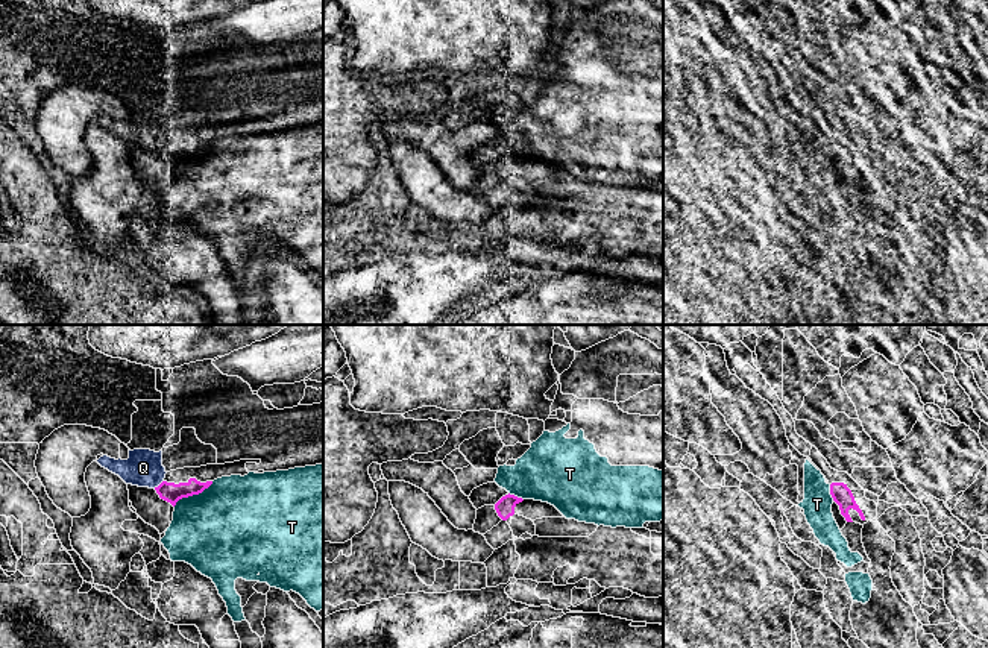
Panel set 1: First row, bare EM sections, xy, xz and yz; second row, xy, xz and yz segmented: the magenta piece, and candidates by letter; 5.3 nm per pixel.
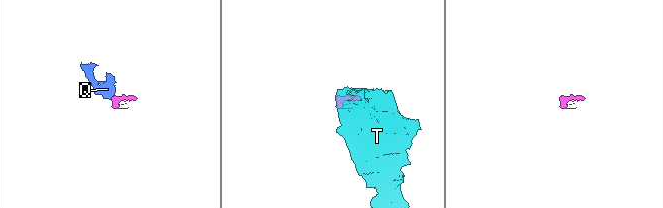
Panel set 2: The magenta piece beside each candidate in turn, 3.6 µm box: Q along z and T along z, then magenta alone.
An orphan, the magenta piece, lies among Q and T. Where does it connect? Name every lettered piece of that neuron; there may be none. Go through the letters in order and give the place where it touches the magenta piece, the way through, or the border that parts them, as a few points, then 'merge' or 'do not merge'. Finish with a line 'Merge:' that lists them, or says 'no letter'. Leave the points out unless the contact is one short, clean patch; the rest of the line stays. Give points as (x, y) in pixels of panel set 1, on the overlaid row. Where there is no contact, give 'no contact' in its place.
Q: contact xy (160, 484); merge
T: contact xy (193, 493); do not merge
Merge: Q

